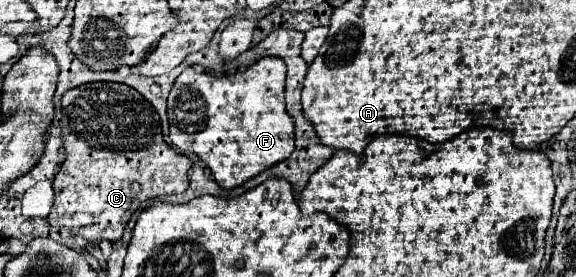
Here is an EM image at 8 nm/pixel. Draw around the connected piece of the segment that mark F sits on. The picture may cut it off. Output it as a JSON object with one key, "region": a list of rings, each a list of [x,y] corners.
{"region":[[[263,58],[249,66],[245,72],[233,76],[217,76],[209,72],[197,74],[187,68],[183,76],[175,80],[175,86],[167,100],[167,114],[171,122],[171,142],[183,152],[193,152],[211,170],[217,184],[225,190],[237,188],[249,178],[255,178],[263,170],[287,160],[295,148],[293,118],[285,110],[285,64],[279,58]]]}

